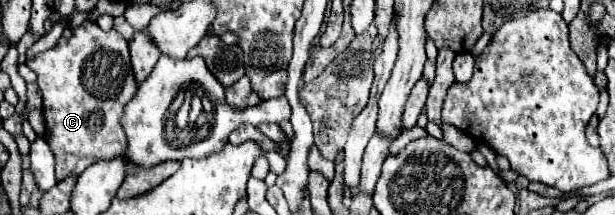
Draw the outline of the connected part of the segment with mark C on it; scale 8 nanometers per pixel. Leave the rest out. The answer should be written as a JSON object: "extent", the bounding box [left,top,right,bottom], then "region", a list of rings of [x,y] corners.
{"extent":[27,21,137,181],"region":[[[83,21],[77,29],[65,29],[63,37],[53,49],[37,53],[27,61],[27,67],[37,73],[37,85],[43,93],[43,117],[45,117],[45,139],[55,155],[57,179],[63,181],[67,175],[81,175],[95,159],[111,159],[127,149],[127,135],[123,133],[121,117],[123,107],[137,93],[137,81],[131,73],[127,41],[117,31],[103,31],[99,25]]]}

